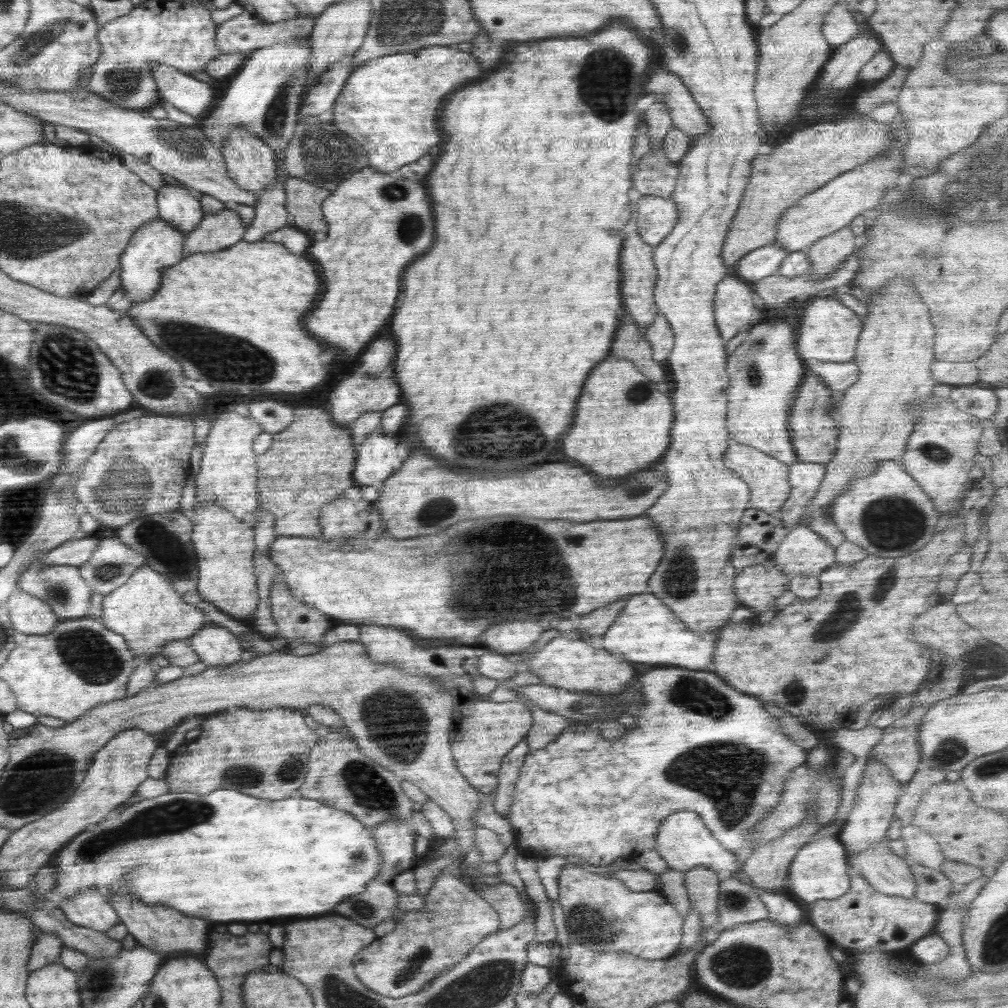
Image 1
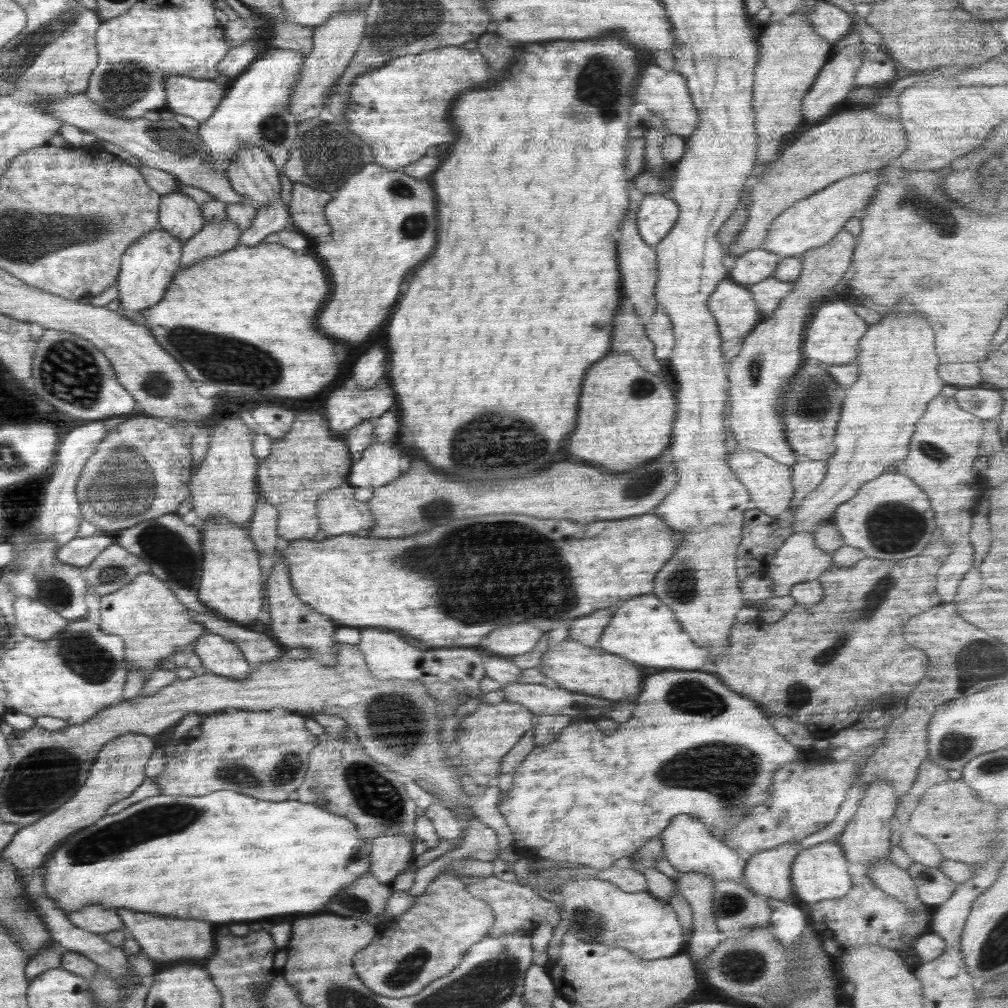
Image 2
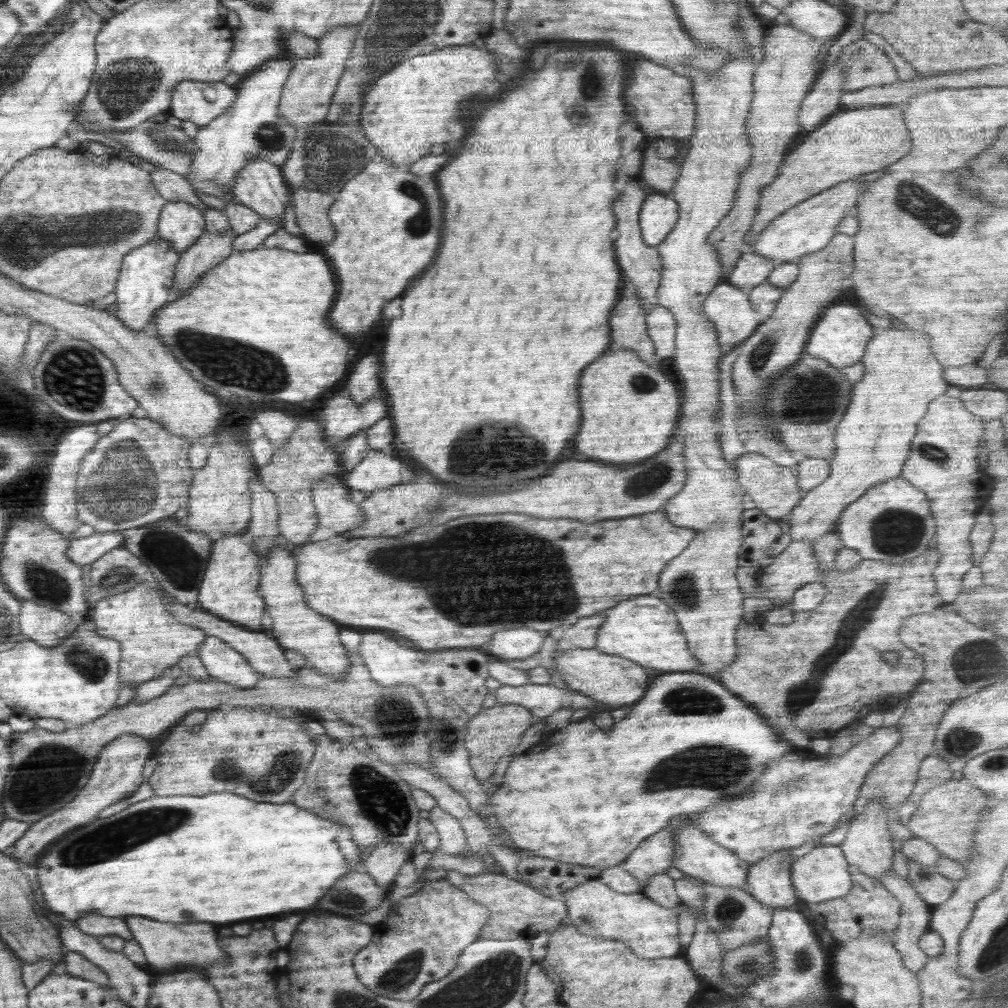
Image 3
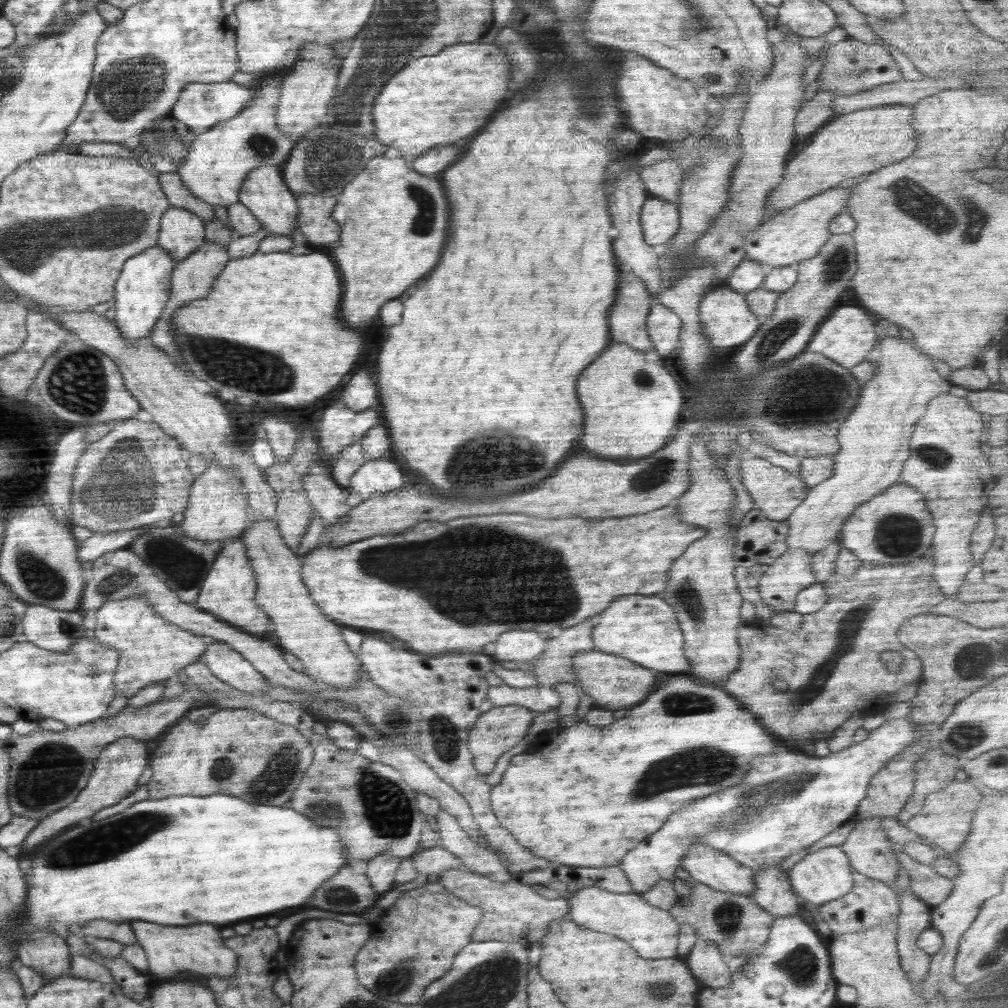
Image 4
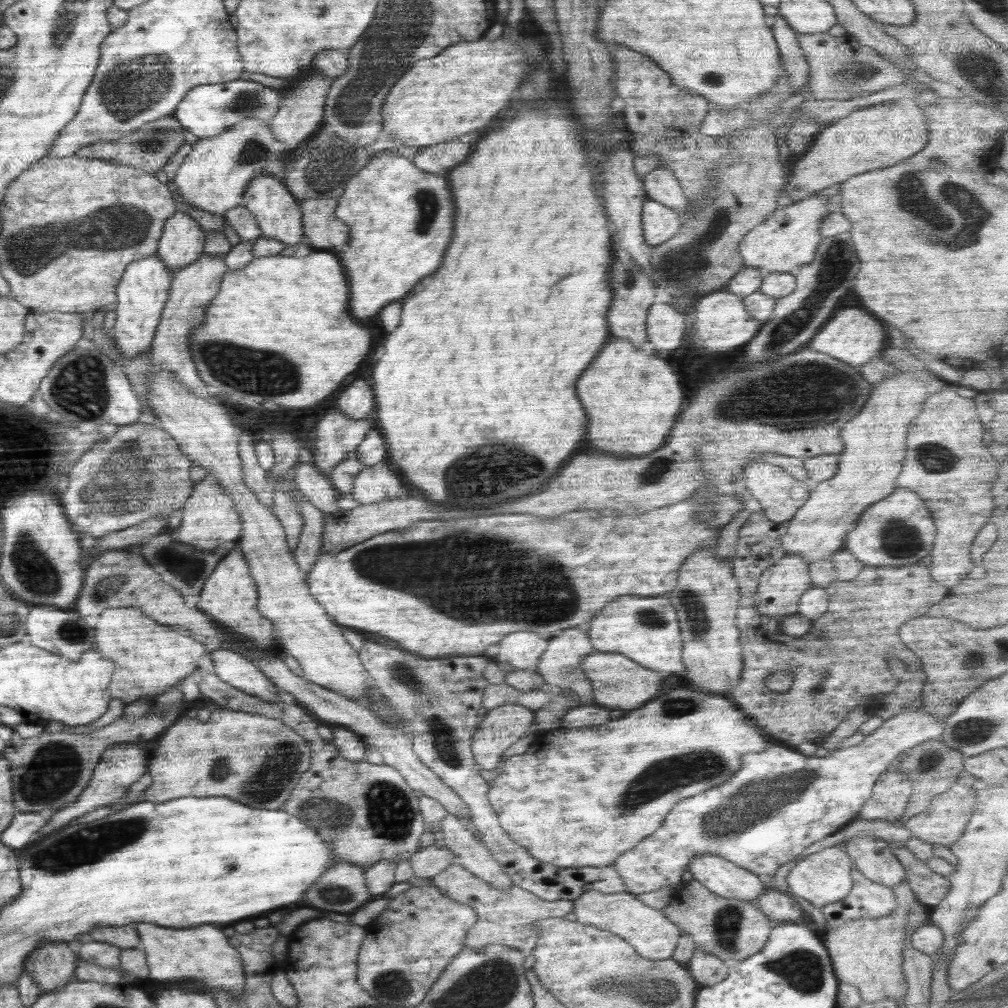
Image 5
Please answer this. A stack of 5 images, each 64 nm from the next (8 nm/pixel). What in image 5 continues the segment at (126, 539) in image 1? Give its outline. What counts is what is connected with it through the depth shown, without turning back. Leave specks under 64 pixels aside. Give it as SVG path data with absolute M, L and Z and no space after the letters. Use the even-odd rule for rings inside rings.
M164 528L158 534L144 538L141 544L137 547L139 553L144 557L144 560L152 566L154 572L160 575L160 578L168 583L172 588L176 589L182 596L196 596L200 594L204 583L208 580L208 576L212 574L212 570L218 566L218 562L232 552L237 542L226 542L218 548L214 548L212 552L206 550L191 550L186 547L186 544L180 544L174 540L174 530Z

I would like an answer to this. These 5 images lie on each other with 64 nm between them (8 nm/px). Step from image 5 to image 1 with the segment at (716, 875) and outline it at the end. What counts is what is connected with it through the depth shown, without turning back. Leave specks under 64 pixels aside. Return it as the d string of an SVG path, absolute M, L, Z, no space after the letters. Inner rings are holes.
M674 812L663 821L655 838L654 850L669 867L679 871L690 871L696 867L708 867L719 876L739 876L742 863L736 854L722 846L706 828L700 815L695 812Z

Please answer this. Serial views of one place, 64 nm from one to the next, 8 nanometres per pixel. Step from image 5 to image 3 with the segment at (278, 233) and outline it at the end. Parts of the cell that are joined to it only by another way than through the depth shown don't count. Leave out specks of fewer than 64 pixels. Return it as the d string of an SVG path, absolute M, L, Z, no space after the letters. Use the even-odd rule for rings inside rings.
M254 158L250 164L246 164L234 178L233 203L246 206L256 212L262 219L275 219L283 222L286 207L290 204L288 189L281 167L276 166L266 160Z

